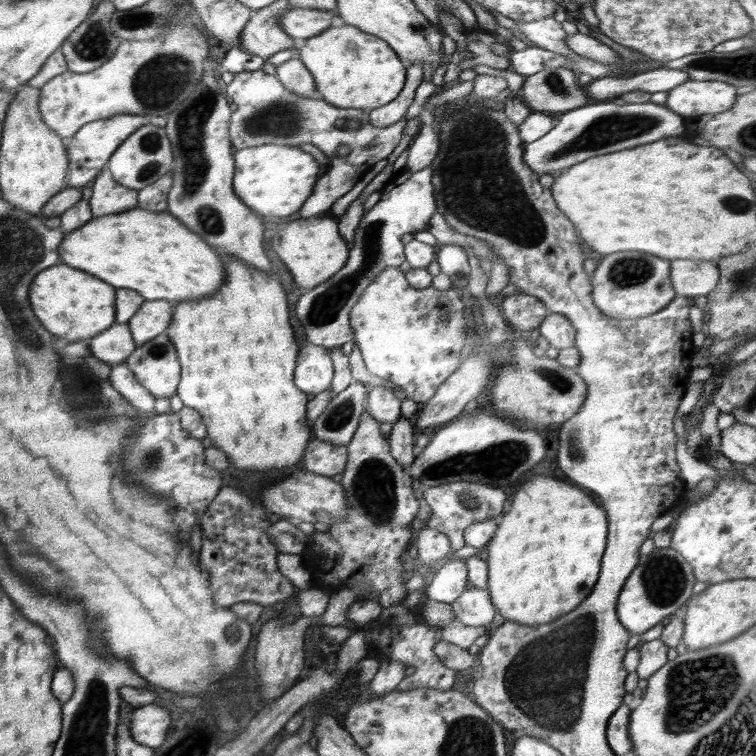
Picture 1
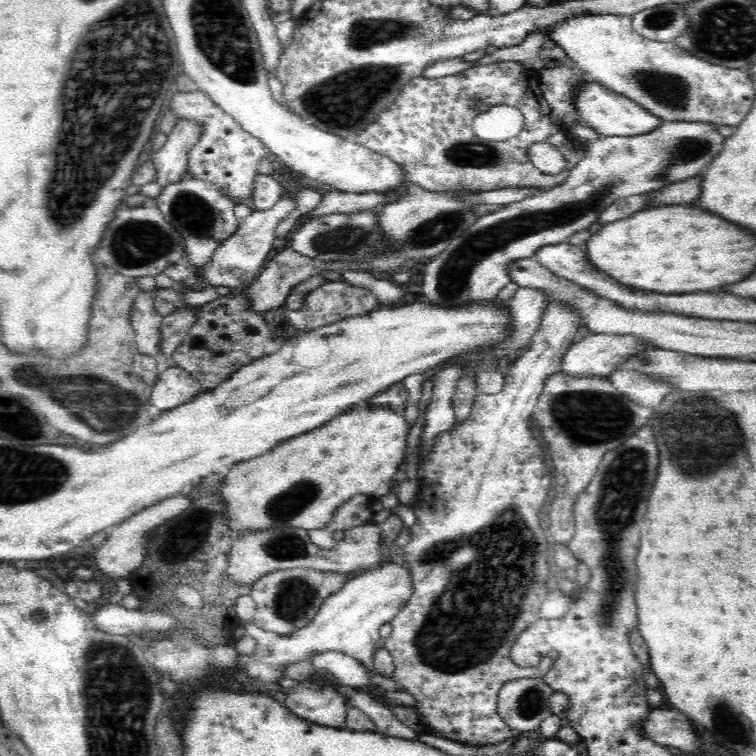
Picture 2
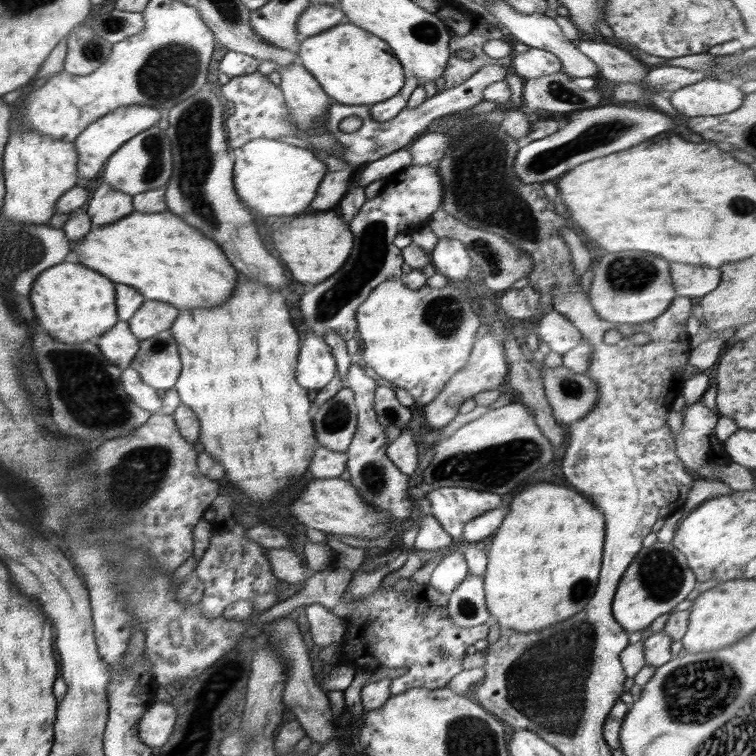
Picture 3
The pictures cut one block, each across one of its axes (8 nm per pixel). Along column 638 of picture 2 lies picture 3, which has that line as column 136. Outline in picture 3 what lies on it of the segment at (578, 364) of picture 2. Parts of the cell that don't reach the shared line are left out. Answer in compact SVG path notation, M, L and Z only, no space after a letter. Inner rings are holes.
M118 321L114 328L110 328L106 334L101 334L95 340L100 352L110 362L116 362L116 366L125 369L135 357L139 349L139 338L132 334L128 321Z

